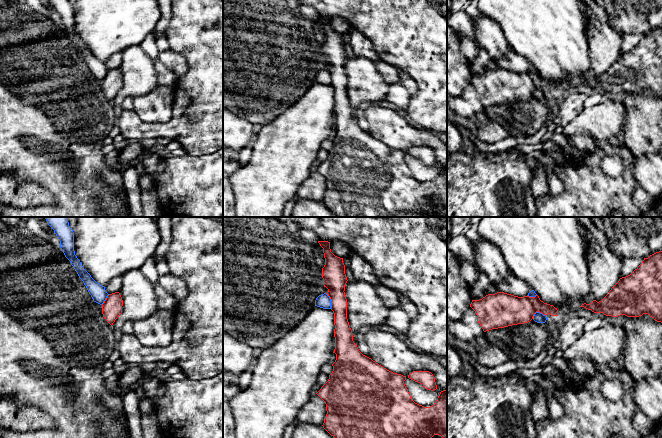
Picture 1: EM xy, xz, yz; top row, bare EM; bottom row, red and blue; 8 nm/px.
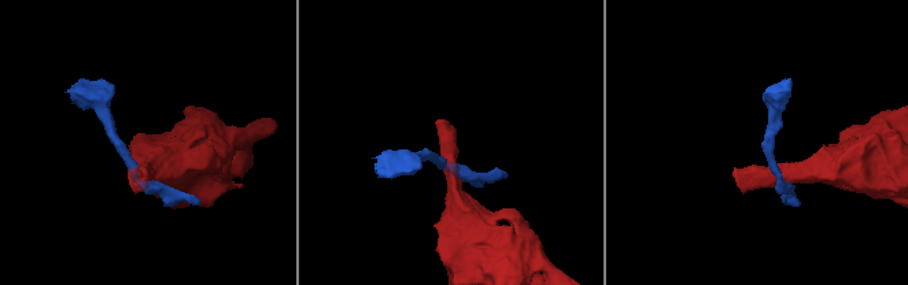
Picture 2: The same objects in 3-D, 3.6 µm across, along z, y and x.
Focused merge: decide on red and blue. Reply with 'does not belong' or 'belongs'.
does not belong

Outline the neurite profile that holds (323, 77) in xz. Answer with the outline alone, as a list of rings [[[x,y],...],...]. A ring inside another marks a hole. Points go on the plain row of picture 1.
[[[328,70],[319,71],[315,76],[315,82],[323,85],[331,85],[331,75]]]

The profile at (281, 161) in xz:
[[[315,82],[296,103],[262,126],[255,135],[256,141],[249,162],[230,176],[236,217],[282,217],[285,204],[296,199],[298,190],[313,171],[312,164],[322,149],[322,142],[329,139],[334,129],[334,105],[333,87]]]

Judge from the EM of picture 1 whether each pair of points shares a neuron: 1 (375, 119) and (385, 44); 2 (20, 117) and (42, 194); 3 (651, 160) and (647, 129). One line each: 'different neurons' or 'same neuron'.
1: different neurons
2: different neurons
3: different neurons

